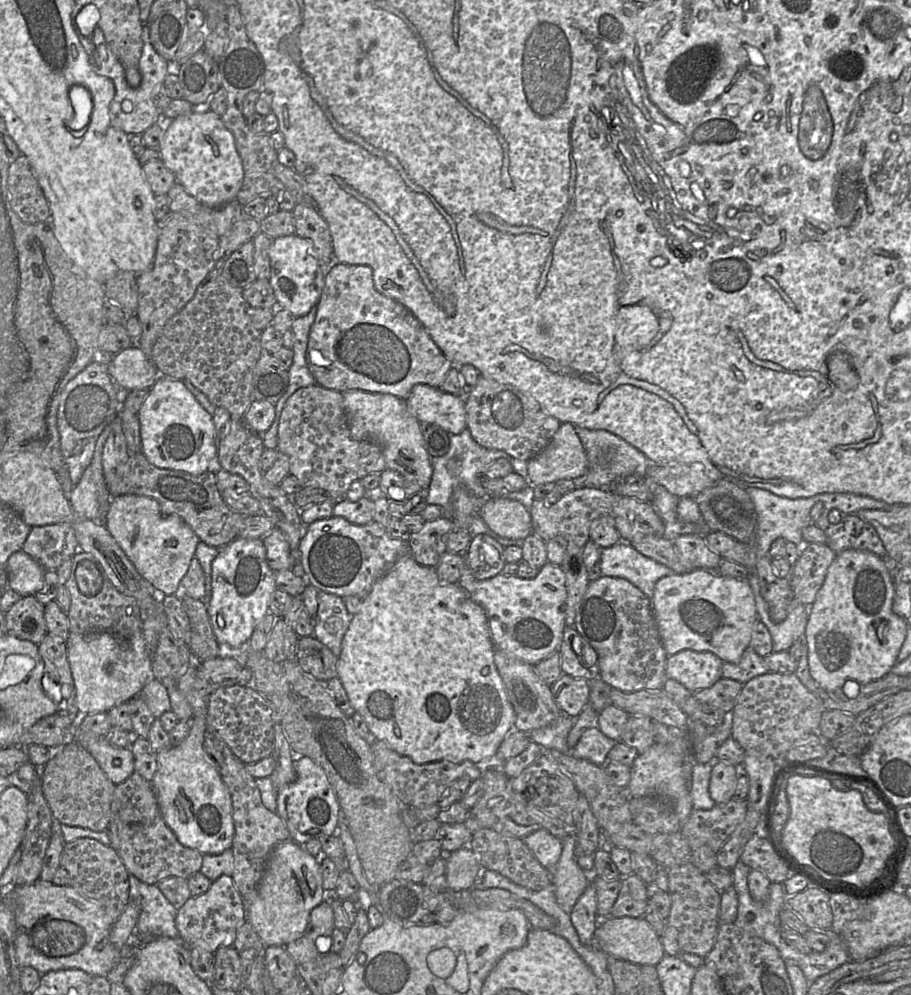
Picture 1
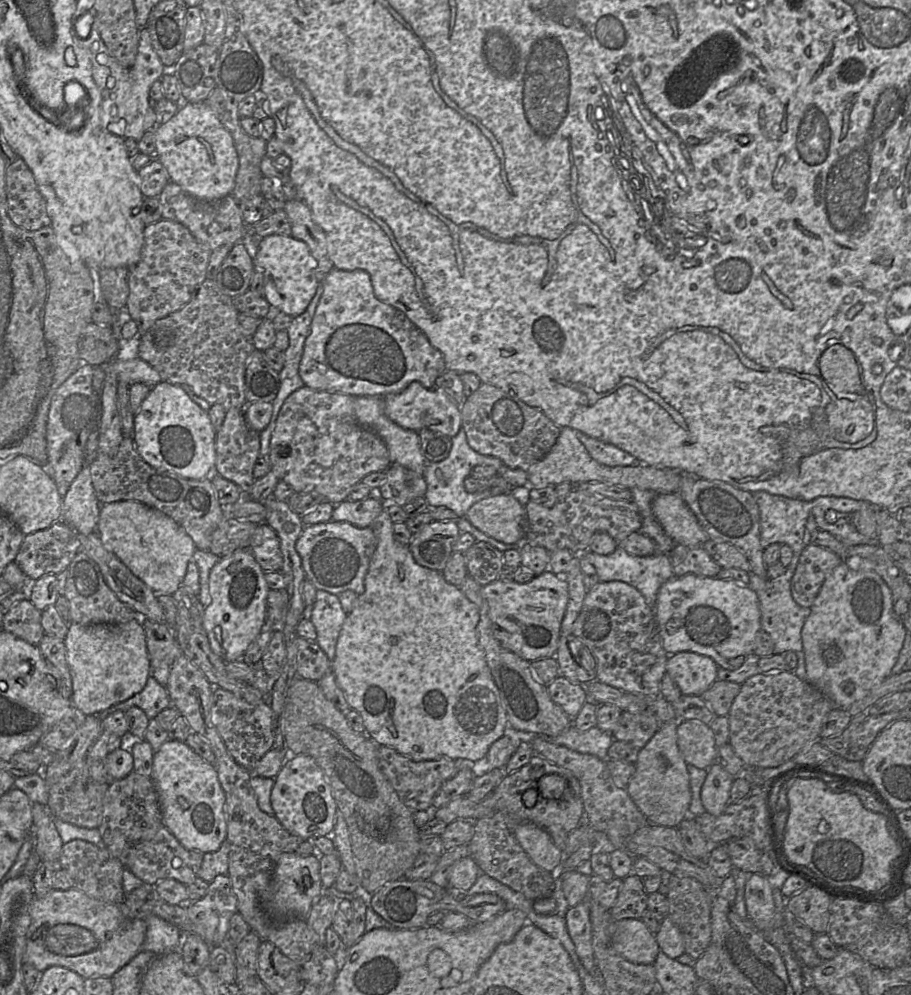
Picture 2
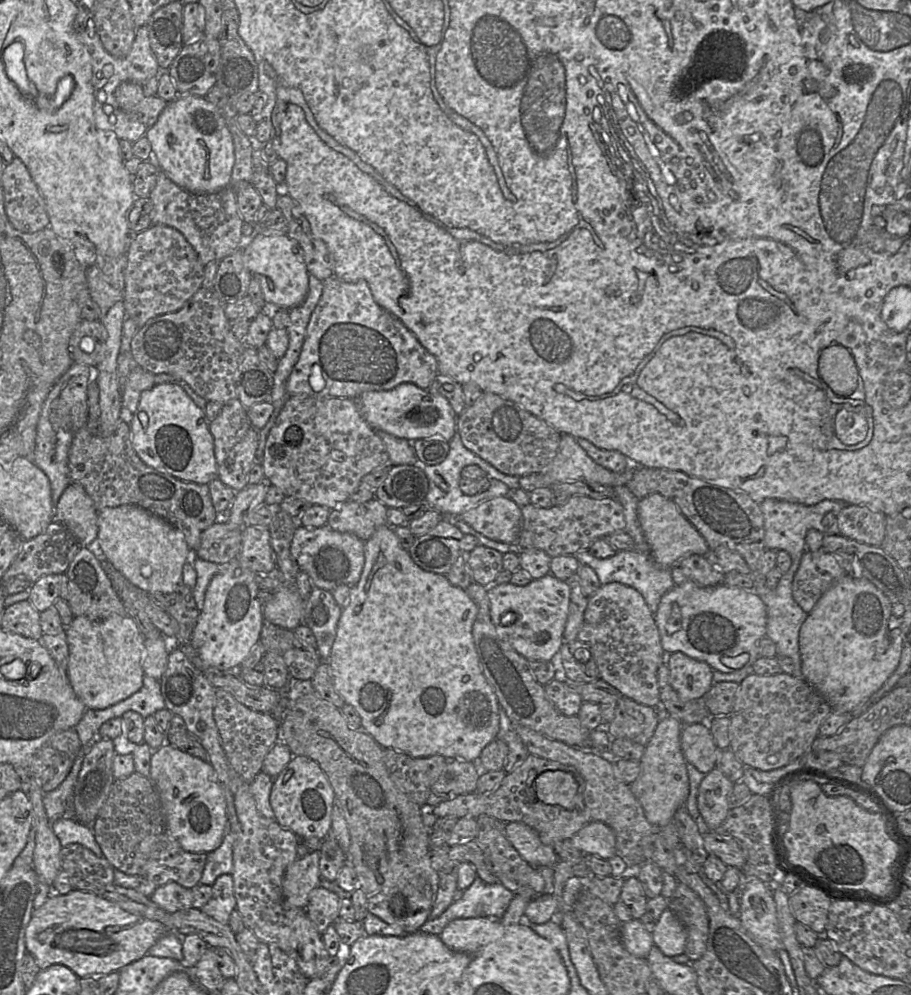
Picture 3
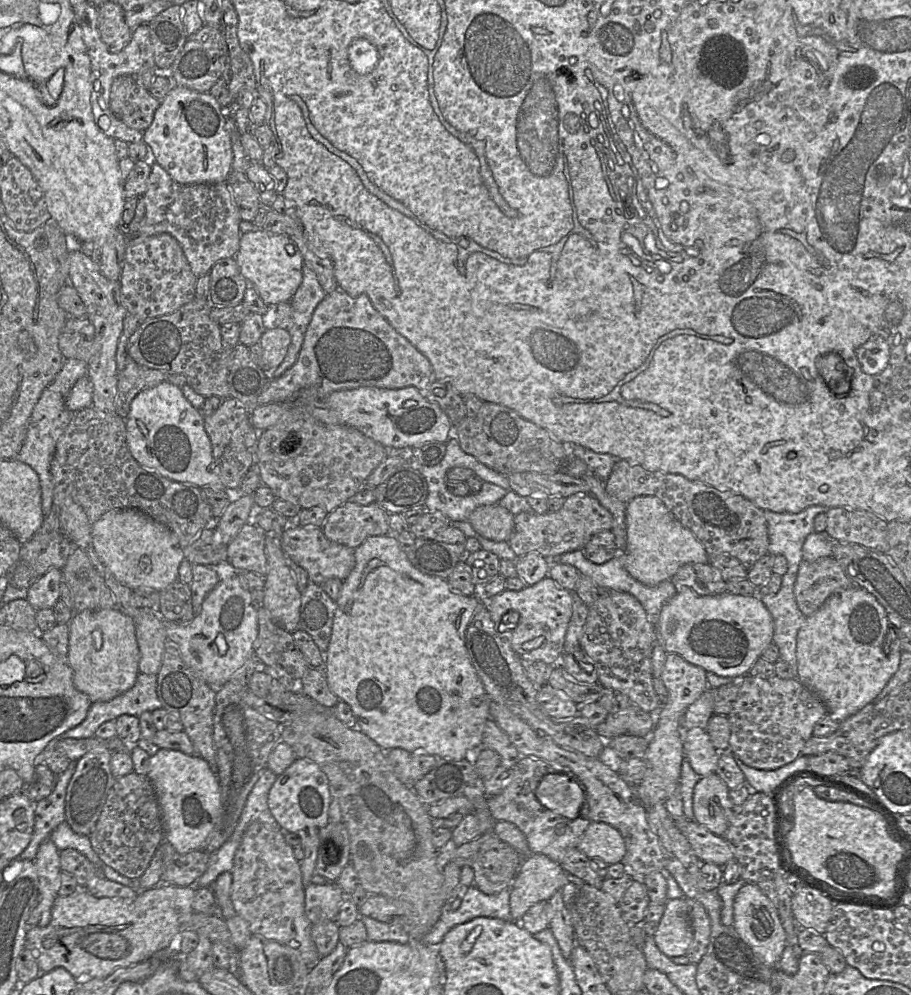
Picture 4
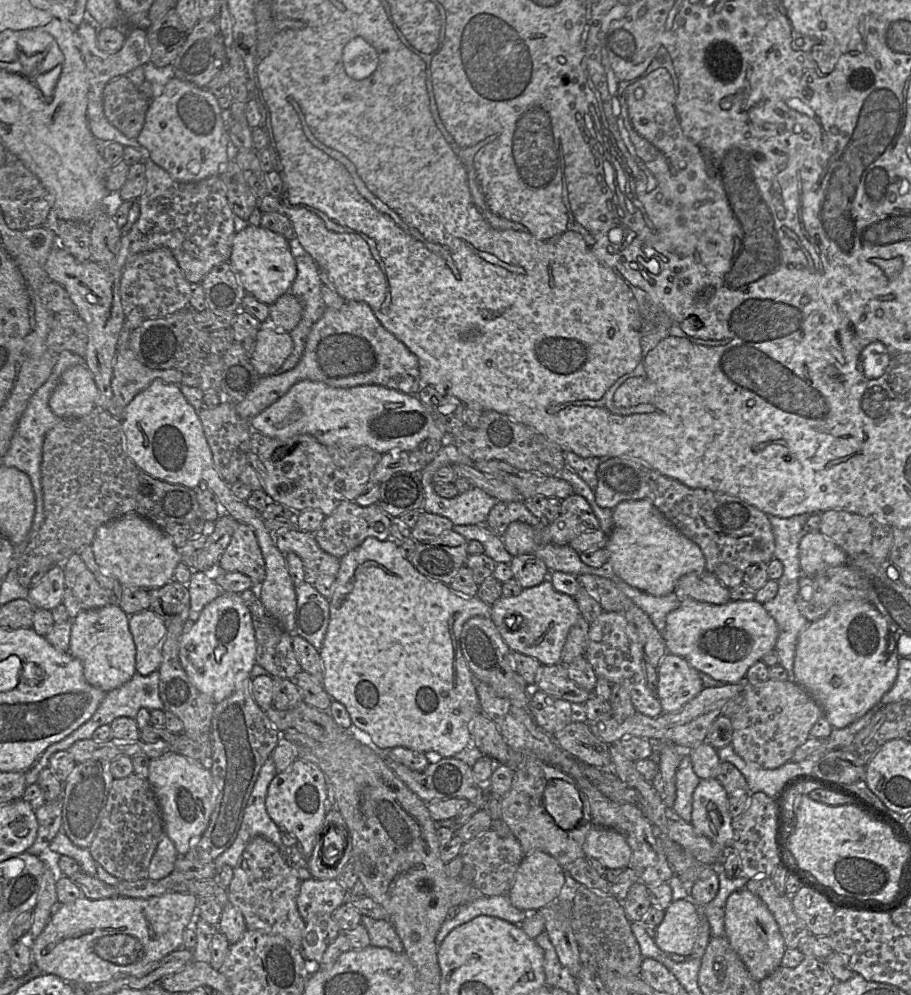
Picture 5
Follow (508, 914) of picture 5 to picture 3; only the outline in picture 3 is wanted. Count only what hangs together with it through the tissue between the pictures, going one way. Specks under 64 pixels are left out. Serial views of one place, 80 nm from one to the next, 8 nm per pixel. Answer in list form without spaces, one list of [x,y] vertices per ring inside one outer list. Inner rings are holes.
[[[477,877],[462,892],[460,899],[454,899],[439,917],[432,920],[428,919],[419,930],[440,935],[445,926],[454,919],[477,917],[501,919],[514,895],[500,882],[488,884]]]

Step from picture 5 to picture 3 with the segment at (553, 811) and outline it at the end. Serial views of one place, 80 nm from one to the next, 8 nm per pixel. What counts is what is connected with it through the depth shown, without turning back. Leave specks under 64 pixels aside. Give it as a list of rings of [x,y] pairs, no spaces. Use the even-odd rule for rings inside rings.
[[[561,770],[545,771],[535,780],[535,791],[540,801],[549,805],[559,805],[567,810],[576,807],[578,787],[573,775]]]

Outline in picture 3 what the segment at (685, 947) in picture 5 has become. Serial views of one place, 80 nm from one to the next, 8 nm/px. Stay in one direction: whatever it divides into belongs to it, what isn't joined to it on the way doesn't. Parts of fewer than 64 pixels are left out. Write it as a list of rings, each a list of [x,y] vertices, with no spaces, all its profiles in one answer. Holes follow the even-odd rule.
[[[669,909],[662,913],[652,933],[654,945],[670,958],[685,953],[687,933],[676,915]]]

